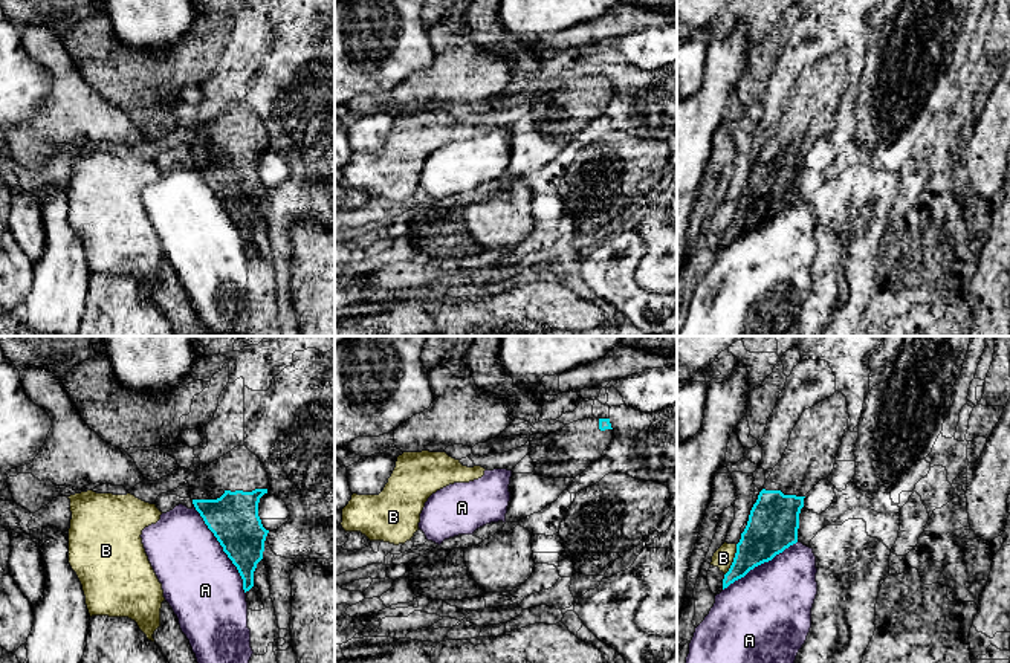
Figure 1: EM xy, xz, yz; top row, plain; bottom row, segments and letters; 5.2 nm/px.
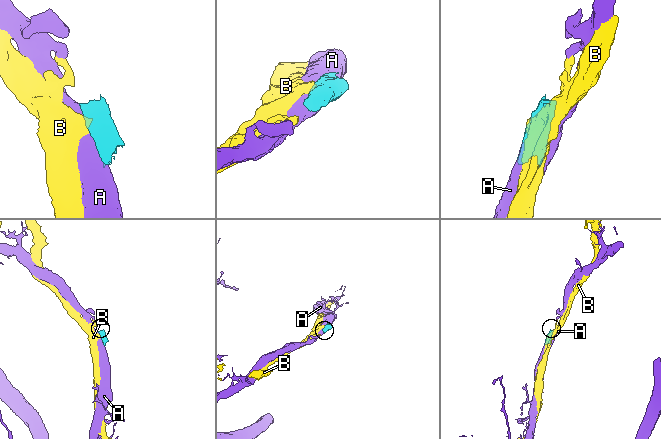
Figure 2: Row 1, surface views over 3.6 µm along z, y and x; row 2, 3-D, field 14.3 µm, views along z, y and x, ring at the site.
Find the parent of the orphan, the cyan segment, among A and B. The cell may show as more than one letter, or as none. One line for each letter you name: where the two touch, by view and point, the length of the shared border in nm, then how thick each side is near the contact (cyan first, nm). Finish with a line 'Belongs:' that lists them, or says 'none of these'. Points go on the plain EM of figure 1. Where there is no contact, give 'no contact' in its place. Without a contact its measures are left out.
Belongs: none of these

